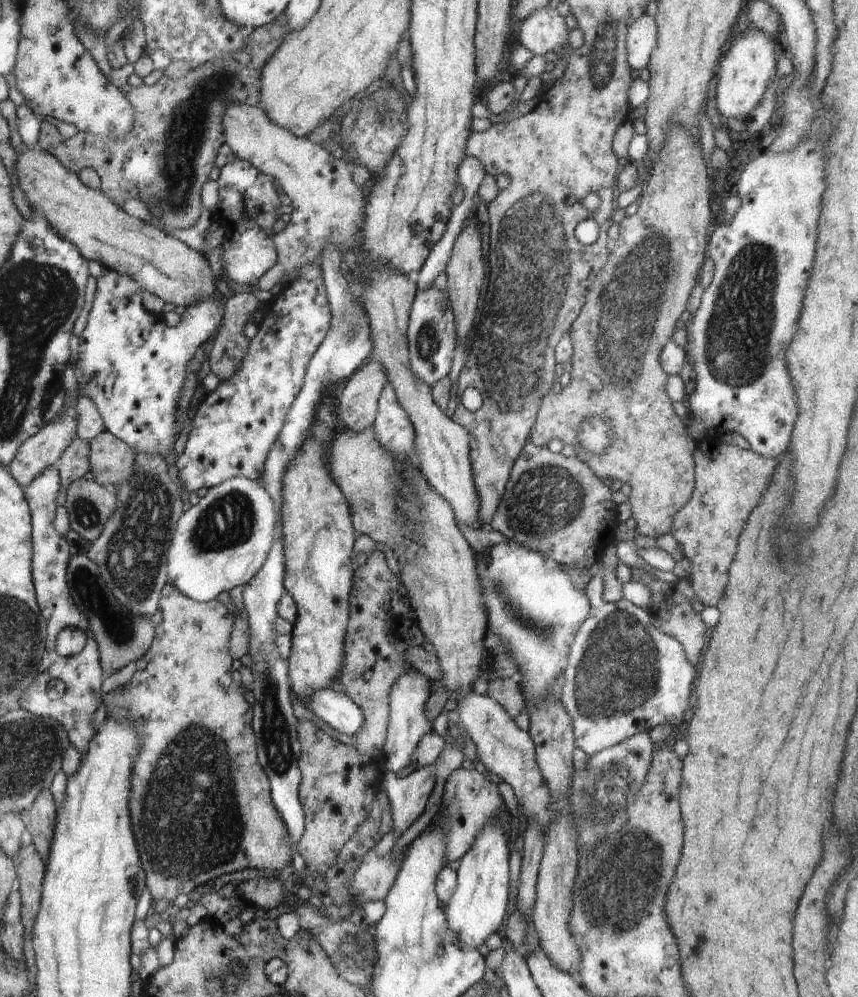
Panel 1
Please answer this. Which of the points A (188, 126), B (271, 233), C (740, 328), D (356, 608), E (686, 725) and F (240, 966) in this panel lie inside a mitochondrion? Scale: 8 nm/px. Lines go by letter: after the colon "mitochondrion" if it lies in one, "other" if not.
A: mitochondrion
B: other
C: mitochondrion
D: other
E: other
F: other

